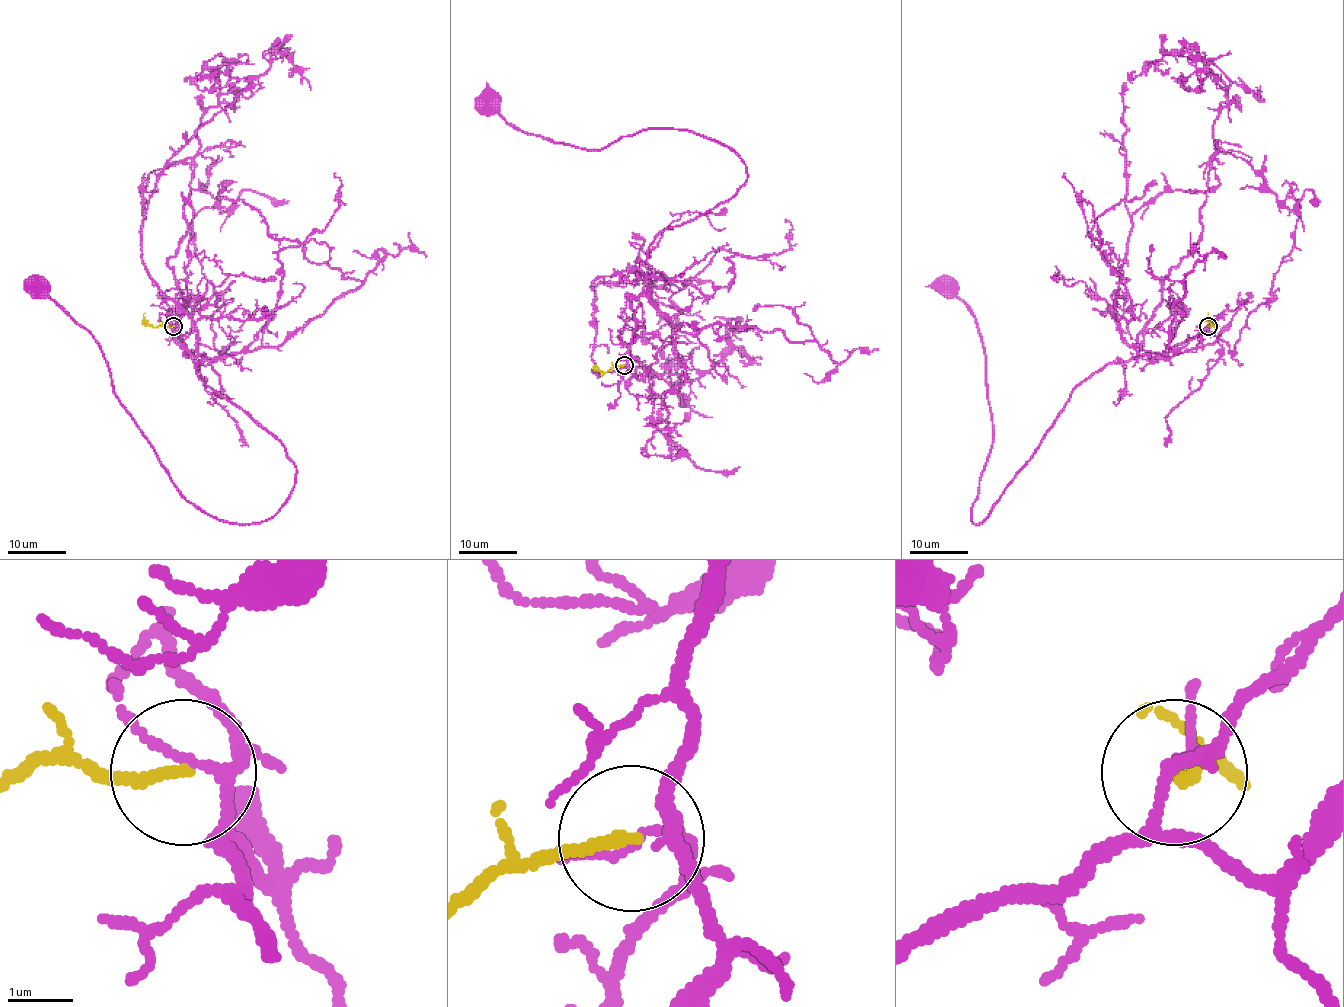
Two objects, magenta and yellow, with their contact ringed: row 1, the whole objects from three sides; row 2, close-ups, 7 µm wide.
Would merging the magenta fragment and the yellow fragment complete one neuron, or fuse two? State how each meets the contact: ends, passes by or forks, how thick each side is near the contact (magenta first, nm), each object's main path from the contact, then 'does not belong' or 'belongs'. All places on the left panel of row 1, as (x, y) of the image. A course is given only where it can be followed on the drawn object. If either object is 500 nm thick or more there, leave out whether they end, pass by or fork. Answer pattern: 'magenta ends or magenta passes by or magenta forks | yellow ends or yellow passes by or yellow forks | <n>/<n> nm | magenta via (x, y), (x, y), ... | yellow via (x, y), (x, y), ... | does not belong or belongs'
magenta forks | yellow ends | 100/170 nm | magenta via (172, 326), (200, 378), (294, 464), (264, 521), (219, 521), (185, 499), (98, 342), (35, 284) | yellow via (172, 326), (152, 327), (143, 318), (145, 313) | does not belong

